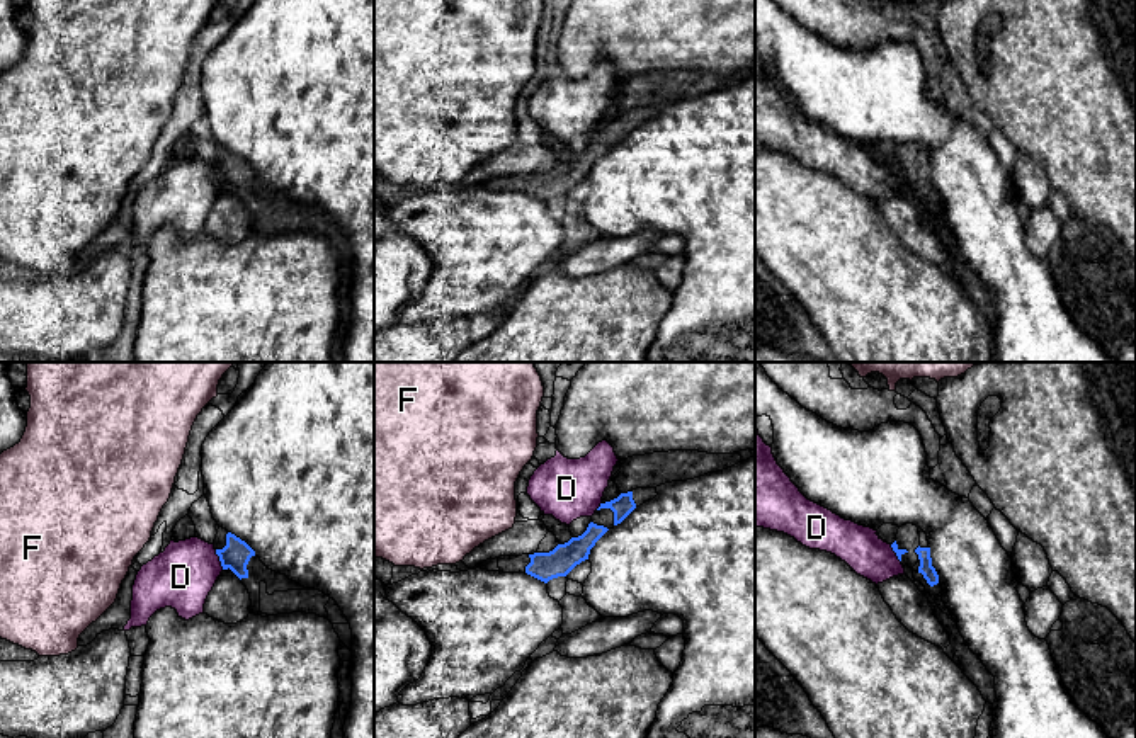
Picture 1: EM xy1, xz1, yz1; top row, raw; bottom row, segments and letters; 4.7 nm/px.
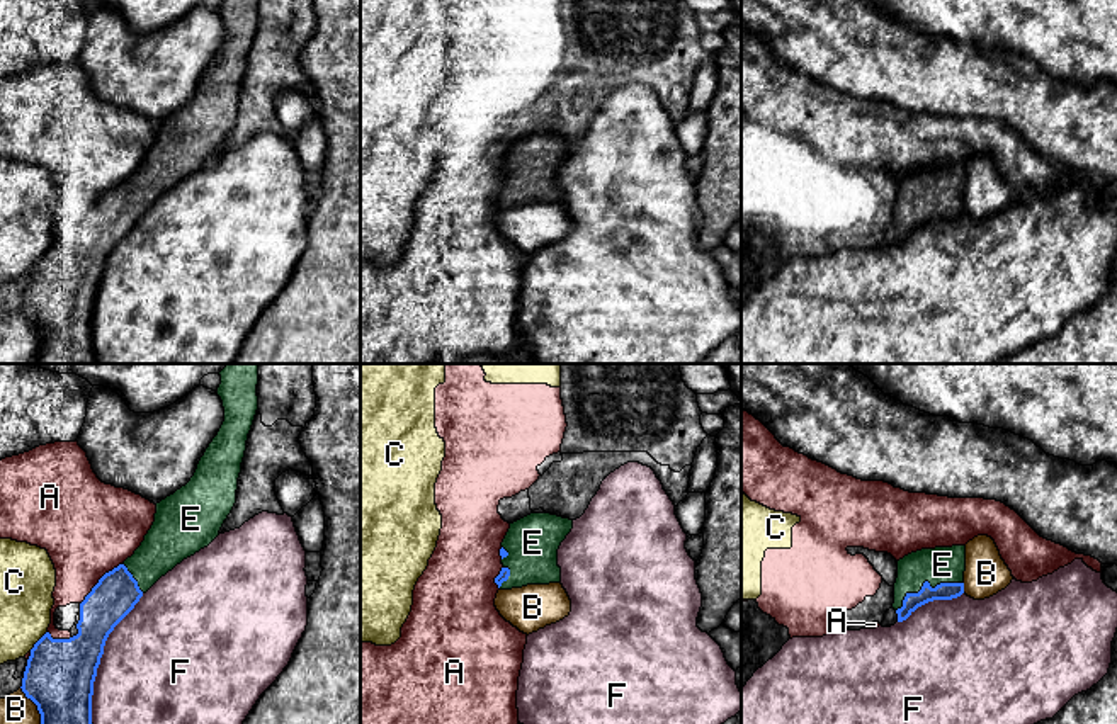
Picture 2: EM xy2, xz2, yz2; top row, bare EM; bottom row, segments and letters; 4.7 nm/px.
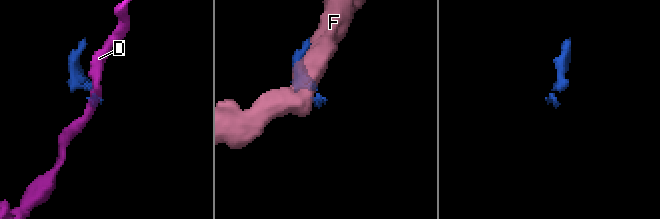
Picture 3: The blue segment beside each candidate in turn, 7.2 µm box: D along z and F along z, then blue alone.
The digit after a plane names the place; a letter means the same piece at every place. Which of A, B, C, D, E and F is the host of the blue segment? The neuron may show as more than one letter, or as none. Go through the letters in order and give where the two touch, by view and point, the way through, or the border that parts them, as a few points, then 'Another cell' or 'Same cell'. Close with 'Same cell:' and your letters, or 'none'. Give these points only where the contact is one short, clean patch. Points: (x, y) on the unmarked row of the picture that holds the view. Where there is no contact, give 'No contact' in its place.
A: Touches blue at xy2 (99, 201). Another cell
B: Touches blue at xy2 (41, 335). Another cell
C: Touches blue at xy2 (38, 260). Another cell
D: Touches blue at xy1 (220, 179). Boundary: xy1 (215, 169), (223, 187). Another cell
E: Touches blue at yz2 (925, 201). Path across: yz2 (944, 209), (925, 201), (942, 184). Same cell
F: Touches blue at xy2 (97, 286). Another cell
Same cell: E

